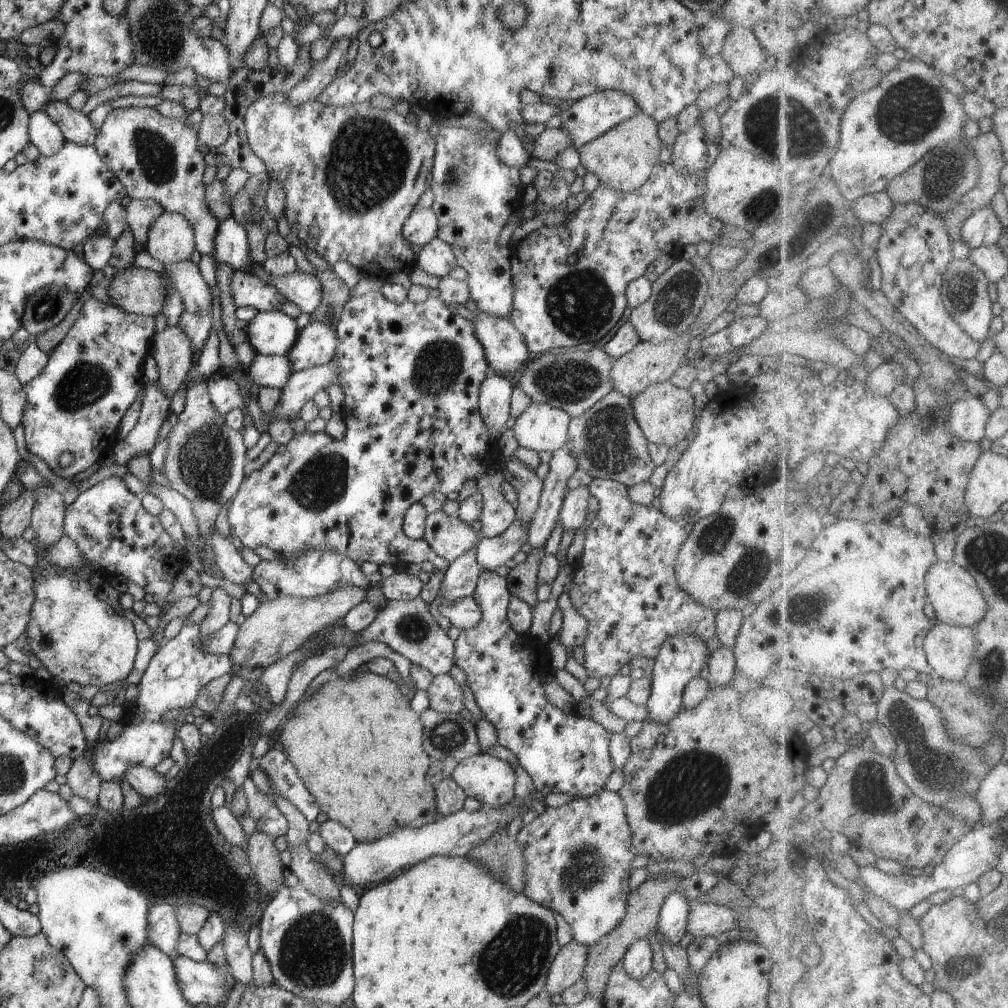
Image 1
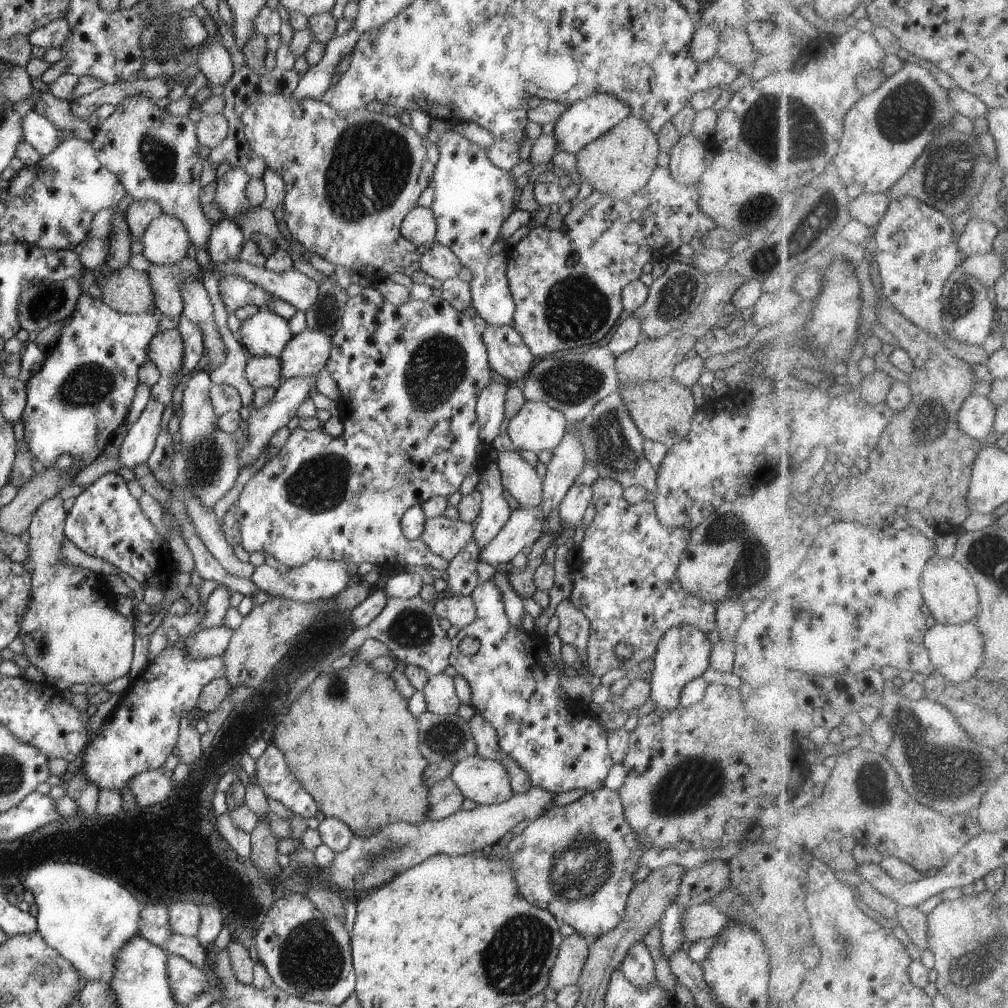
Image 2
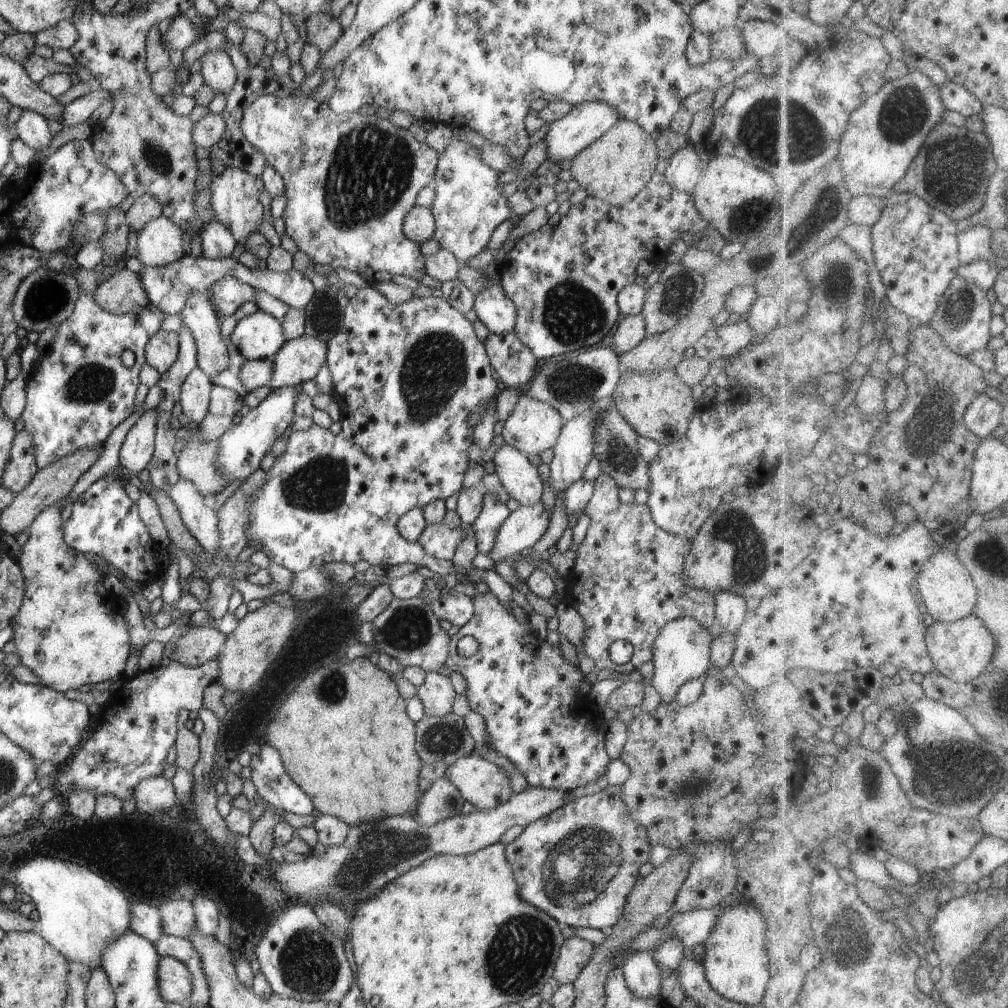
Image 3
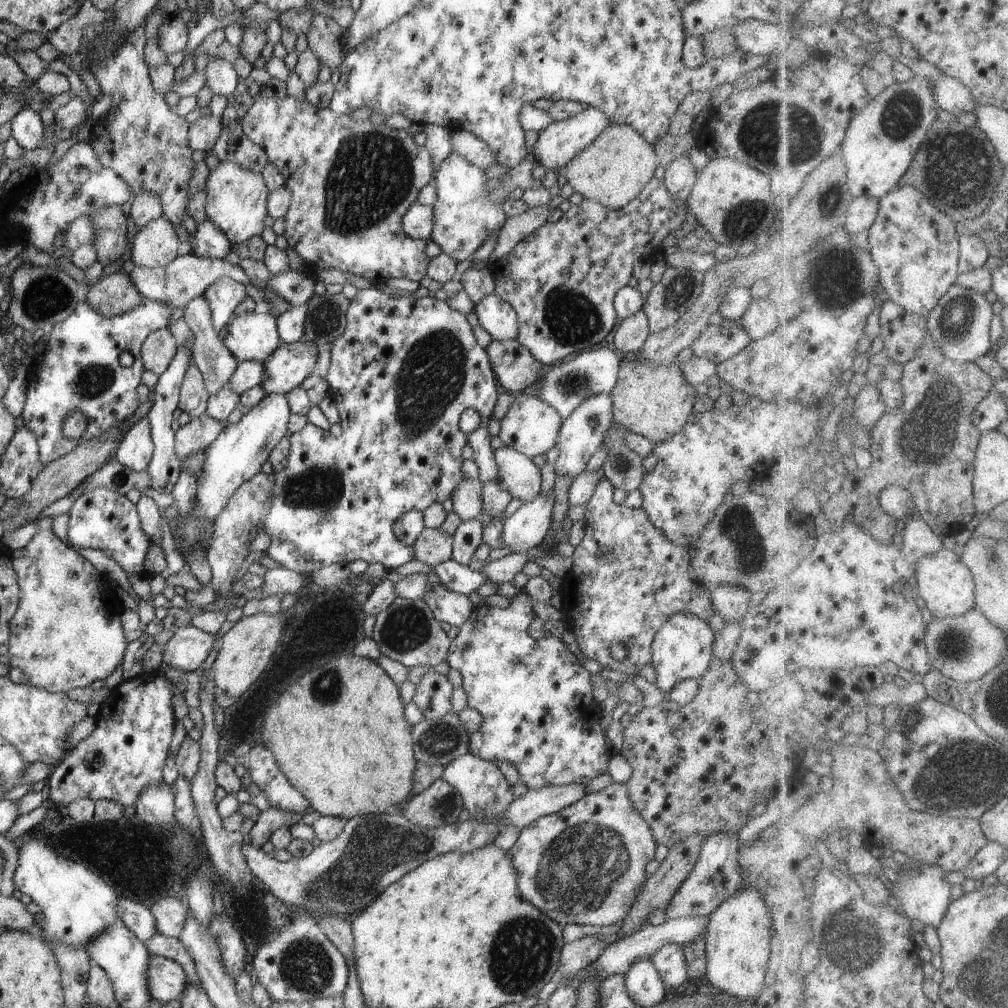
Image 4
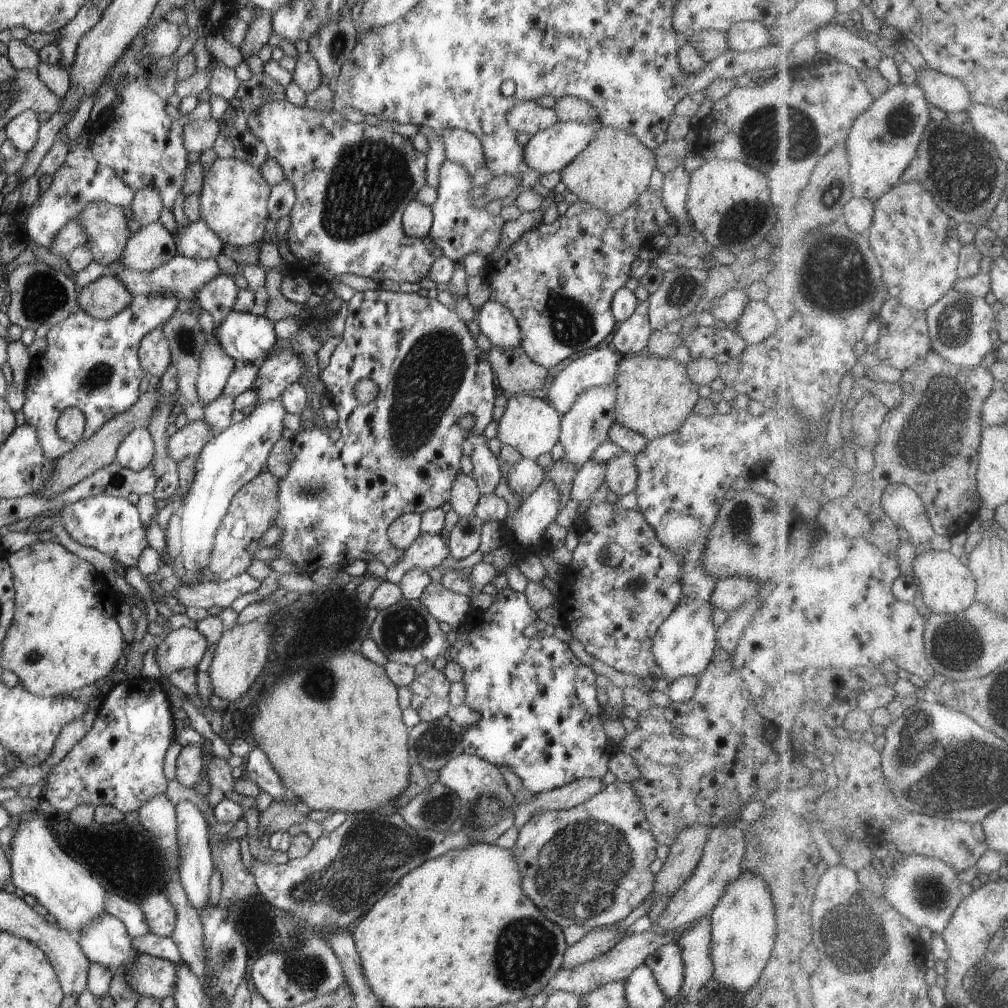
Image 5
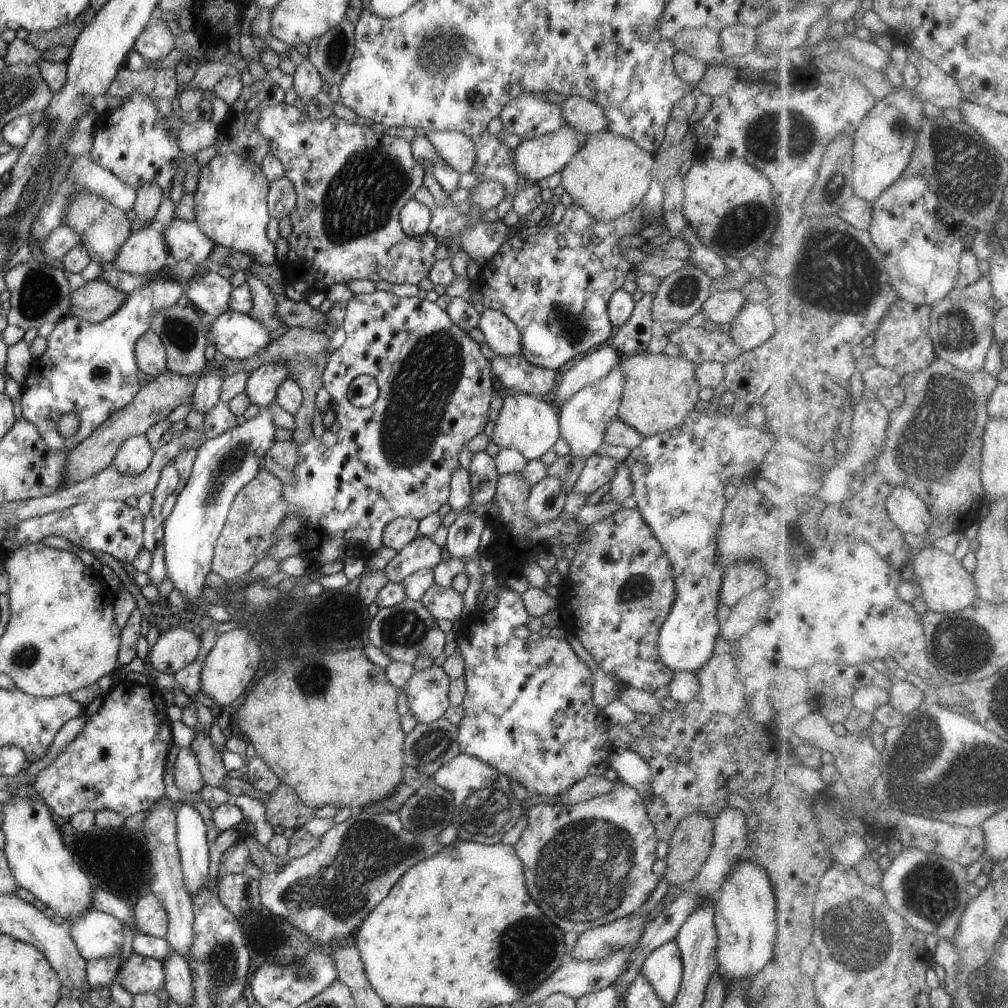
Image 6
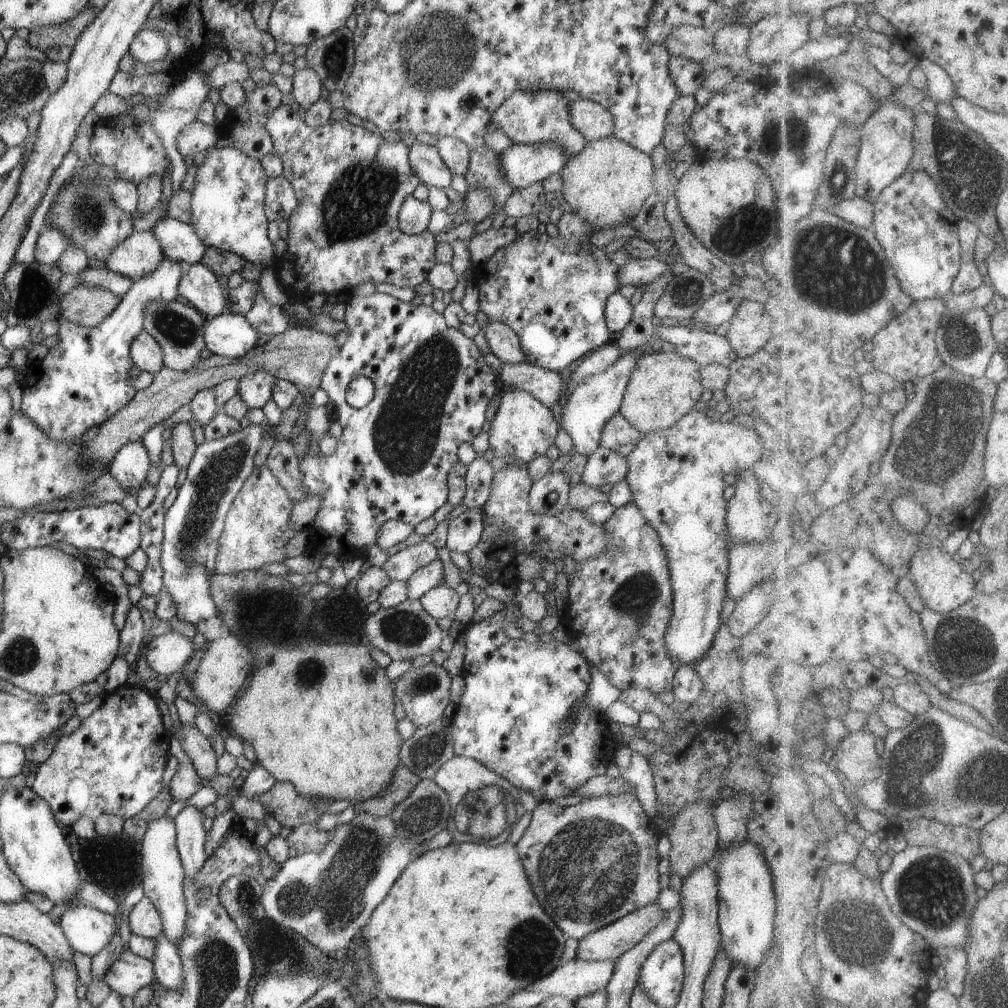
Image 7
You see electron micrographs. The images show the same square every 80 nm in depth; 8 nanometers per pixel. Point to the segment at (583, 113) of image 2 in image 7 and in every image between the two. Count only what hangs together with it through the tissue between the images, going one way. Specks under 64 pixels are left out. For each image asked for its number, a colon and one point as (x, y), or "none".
3: (587, 121)
4: (560, 141)
5: (549, 151)
6: (535, 159)
7: (522, 165)

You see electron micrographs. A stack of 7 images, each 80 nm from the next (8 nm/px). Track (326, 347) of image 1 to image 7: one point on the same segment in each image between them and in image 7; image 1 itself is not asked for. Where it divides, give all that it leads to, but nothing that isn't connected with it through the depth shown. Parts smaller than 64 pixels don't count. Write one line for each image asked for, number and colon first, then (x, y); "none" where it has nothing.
2: (306, 354)
3: (299, 359)
4: (286, 368)
5: (275, 373)
6: (262, 384)
7: (255, 389)

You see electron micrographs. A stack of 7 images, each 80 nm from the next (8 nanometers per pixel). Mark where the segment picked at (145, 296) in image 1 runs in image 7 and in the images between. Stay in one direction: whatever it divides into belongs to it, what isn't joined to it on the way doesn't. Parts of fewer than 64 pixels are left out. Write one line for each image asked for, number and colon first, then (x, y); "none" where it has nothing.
2: (128, 291)
3: (123, 293)
4: (113, 295)
5: (102, 299)
6: (96, 300)
7: (86, 306)

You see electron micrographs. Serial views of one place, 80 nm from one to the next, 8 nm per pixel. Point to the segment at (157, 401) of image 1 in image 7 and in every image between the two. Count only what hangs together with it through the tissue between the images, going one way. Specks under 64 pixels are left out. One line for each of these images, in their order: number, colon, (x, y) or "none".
2: (138, 444)
3: (137, 450)
4: (135, 450)
5: (137, 450)
6: (133, 457)
7: (130, 466)

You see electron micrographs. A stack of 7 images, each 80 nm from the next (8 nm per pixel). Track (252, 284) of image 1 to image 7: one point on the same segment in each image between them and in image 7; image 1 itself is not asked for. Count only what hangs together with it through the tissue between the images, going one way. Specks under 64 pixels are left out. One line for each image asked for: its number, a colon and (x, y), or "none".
2: (235, 291)
3: (228, 293)
4: (223, 295)
5: (218, 295)
6: (209, 292)
7: (200, 286)

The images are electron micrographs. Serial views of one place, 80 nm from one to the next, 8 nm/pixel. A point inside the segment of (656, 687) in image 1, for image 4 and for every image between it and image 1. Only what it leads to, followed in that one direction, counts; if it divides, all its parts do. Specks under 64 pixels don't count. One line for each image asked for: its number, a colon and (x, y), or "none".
2: (683, 653)
3: (681, 652)
4: (682, 649)

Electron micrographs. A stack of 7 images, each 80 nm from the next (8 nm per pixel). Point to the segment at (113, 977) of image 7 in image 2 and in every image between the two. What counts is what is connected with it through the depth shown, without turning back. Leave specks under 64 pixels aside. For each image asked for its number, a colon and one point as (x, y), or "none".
2: (186, 981)
3: (175, 984)
4: (166, 979)
5: (149, 976)
6: (137, 974)

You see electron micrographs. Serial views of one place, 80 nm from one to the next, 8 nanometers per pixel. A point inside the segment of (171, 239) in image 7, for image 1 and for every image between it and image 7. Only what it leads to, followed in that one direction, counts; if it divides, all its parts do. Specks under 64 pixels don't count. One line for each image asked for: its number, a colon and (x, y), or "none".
1: (232, 248)
2: (225, 242)
3: (218, 242)
4: (208, 240)
5: (195, 240)
6: (186, 242)

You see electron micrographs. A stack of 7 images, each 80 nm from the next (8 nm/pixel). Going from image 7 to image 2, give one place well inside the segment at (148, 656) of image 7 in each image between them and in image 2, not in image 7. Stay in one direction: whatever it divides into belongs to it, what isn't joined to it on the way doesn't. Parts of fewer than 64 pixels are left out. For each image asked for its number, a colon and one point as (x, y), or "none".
2: (210, 642)
3: (198, 645)
4: (190, 648)
5: (185, 648)
6: (175, 649)

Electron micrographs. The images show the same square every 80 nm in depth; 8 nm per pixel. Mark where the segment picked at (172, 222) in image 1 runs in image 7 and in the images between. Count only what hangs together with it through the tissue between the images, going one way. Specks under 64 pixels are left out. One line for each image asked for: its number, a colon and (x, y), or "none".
2: (165, 241)
3: (159, 243)
4: (155, 245)
5: (153, 245)
6: (144, 252)
7: (138, 255)

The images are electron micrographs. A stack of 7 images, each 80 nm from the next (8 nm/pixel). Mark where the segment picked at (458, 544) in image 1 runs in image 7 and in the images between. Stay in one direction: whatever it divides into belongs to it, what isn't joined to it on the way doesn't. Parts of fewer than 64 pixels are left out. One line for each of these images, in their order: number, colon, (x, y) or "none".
2: (444, 537)
3: (438, 540)
4: (432, 547)
5: (427, 551)
6: (422, 553)
7: (401, 566)

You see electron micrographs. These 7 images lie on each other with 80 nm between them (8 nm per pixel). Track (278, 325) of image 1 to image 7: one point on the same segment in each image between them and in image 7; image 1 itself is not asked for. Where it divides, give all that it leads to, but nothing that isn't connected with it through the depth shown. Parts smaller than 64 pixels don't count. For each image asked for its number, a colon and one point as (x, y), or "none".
2: (265, 334)
3: (259, 336)
4: (250, 336)
5: (245, 337)
6: (235, 335)
7: (230, 335)

